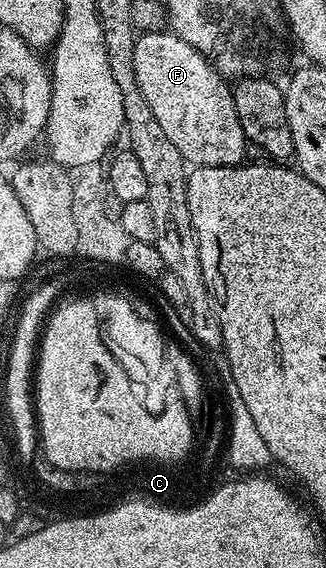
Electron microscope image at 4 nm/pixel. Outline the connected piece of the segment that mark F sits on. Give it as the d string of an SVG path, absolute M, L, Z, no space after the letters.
M173 32L160 34L138 34L135 40L136 84L144 94L144 100L152 108L157 122L164 128L165 135L172 140L191 167L195 166L241 166L248 151L244 128L240 128L240 116L236 116L233 89L192 44L180 40Z

